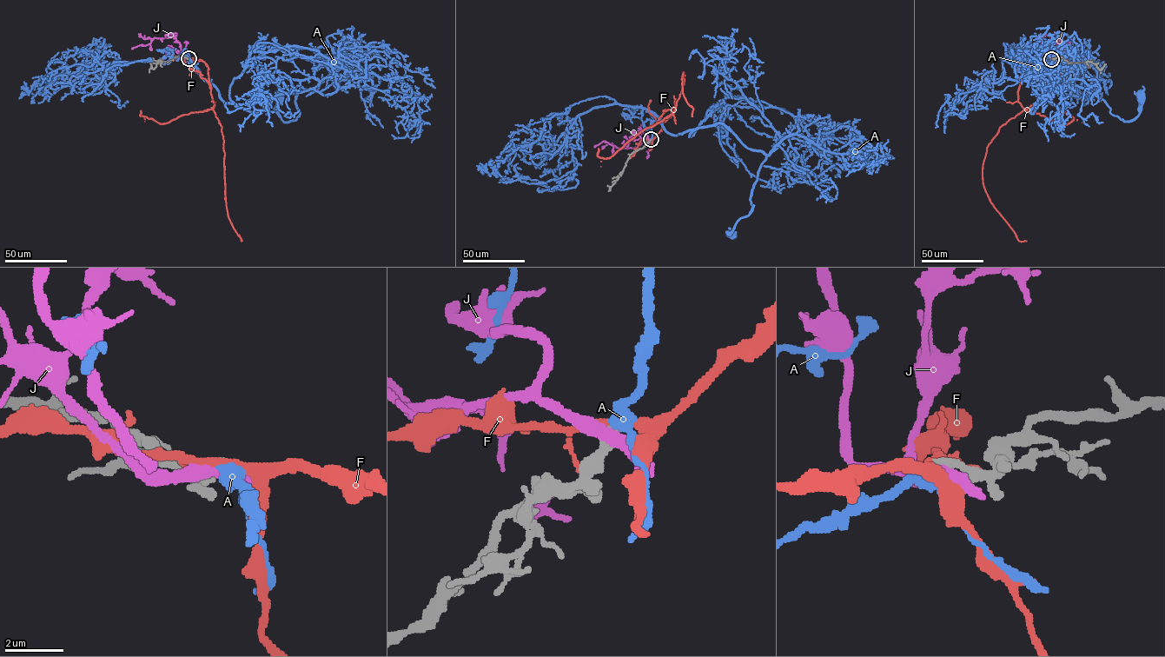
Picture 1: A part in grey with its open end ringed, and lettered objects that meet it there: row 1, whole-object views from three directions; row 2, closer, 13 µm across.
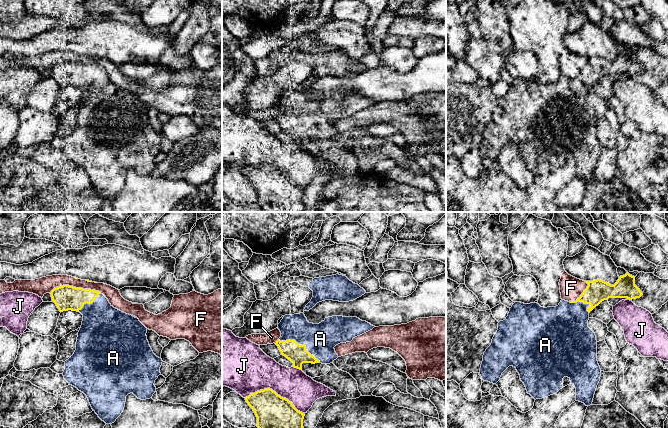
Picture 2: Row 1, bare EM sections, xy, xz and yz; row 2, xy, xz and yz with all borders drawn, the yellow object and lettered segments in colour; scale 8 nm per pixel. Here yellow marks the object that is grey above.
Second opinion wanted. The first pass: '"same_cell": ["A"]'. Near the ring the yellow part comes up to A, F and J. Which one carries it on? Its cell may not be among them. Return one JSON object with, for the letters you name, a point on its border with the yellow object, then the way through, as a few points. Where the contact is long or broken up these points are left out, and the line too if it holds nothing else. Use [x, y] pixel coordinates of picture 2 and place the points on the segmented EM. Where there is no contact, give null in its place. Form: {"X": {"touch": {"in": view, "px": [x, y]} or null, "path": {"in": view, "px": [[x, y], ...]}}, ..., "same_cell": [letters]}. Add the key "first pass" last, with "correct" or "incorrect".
{"A": {"touch": {"in": "xz", "px": [300, 345]}}, "same_cell": ["A"], "first pass": "correct"}

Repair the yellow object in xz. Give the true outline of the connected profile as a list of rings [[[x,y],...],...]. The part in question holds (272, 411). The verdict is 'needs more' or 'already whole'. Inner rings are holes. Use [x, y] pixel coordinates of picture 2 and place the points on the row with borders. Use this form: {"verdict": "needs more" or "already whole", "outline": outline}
{"verdict": "already whole", "outline": [[[270,388],[252,393],[245,400],[257,417],[258,428],[304,428],[305,413],[298,411],[292,402],[281,397]]]}

